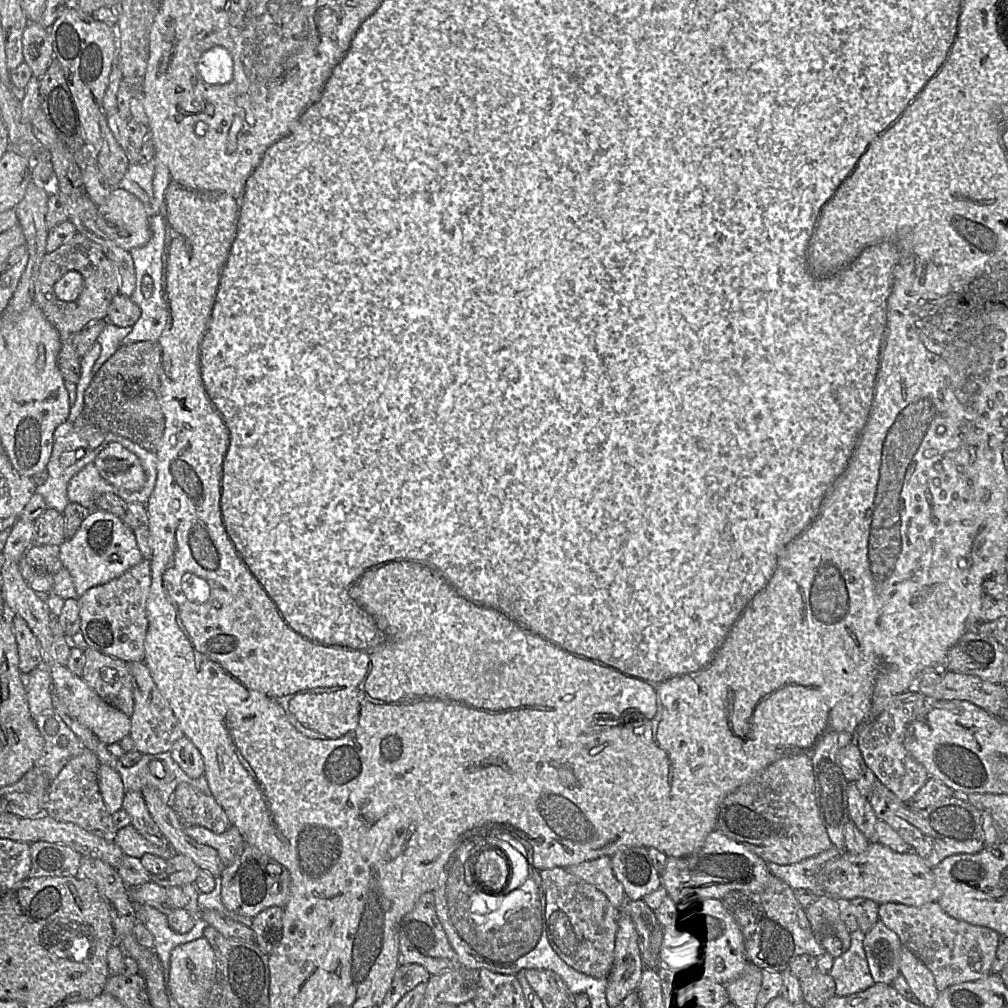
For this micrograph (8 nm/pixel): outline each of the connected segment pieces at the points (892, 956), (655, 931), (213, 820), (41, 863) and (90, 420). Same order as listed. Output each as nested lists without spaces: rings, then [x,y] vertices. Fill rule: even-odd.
[[[878,920],[864,934],[863,947],[874,982],[891,984],[900,973],[903,946],[898,935]]]
[[[644,899],[627,901],[624,909],[636,925],[644,966],[658,969],[664,927]]]
[[[180,783],[171,807],[185,825],[203,826],[216,834],[227,831],[231,822],[212,795],[206,795],[188,783]]]
[[[46,841],[30,844],[31,868],[28,878],[78,877],[82,855],[72,848]]]
[[[157,341],[122,345],[94,374],[84,393],[82,419],[77,419],[75,426],[95,426],[156,454],[165,430],[160,404],[161,359],[162,350]]]

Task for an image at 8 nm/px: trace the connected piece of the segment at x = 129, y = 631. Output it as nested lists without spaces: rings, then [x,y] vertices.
[[[144,558],[121,576],[91,587],[80,596],[80,632],[86,645],[127,663],[144,662],[144,642],[148,629],[147,600],[151,580],[151,566]]]

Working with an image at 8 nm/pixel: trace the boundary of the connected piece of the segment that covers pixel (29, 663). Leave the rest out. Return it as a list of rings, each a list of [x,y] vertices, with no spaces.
[[[18,615],[13,619],[13,630],[18,648],[19,669],[23,674],[28,674],[42,662],[41,646],[27,622]]]

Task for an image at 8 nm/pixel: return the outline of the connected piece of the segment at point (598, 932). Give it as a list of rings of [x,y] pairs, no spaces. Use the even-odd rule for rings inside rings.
[[[564,868],[543,869],[540,876],[546,899],[546,932],[552,949],[575,970],[598,979],[607,977],[614,962],[619,910],[602,891]]]

